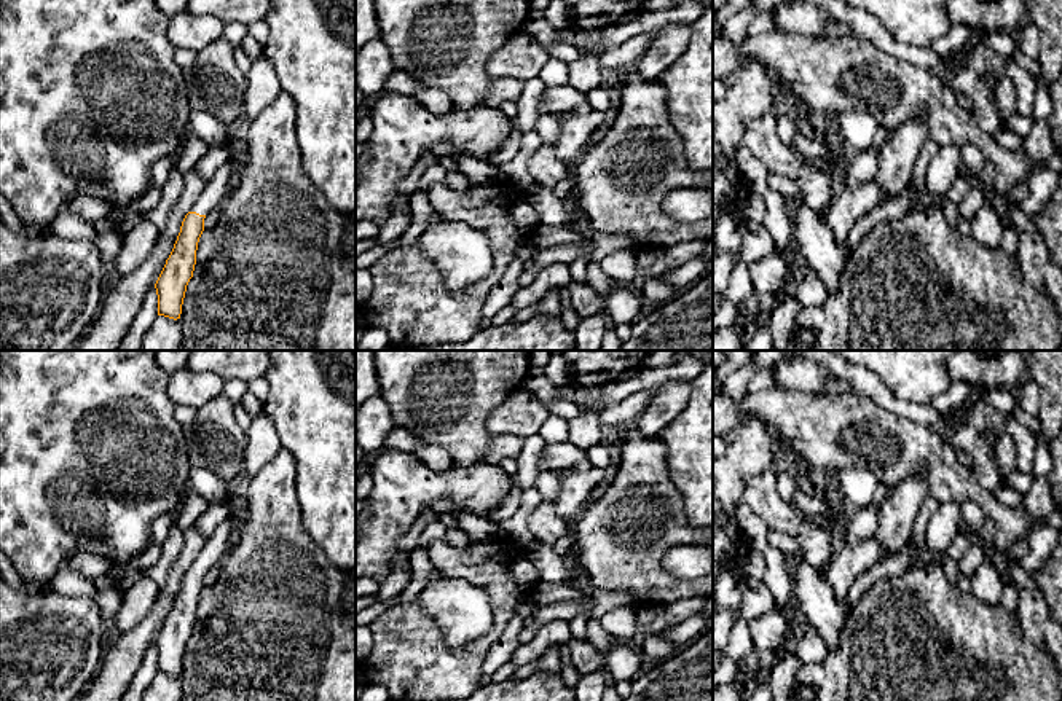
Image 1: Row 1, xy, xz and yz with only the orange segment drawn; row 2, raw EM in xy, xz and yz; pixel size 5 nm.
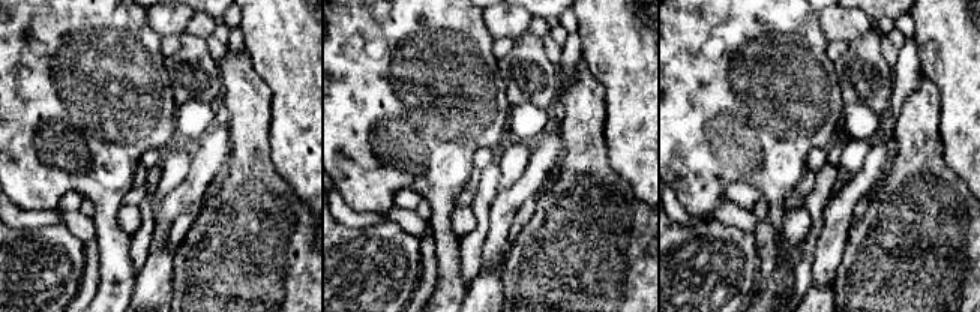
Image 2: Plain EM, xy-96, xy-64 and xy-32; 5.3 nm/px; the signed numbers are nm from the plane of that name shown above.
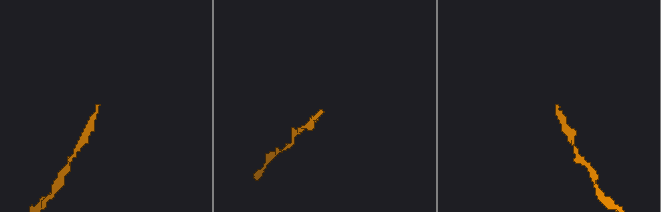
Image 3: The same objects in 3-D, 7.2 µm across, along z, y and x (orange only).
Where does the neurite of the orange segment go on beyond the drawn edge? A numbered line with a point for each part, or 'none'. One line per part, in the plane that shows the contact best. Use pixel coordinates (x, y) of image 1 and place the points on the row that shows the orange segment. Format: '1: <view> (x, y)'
1: xy (220, 185)

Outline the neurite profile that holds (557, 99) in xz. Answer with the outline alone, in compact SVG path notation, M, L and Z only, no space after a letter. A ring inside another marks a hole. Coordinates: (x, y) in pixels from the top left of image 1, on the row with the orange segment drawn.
M571 84L547 86L541 100L541 115L560 115L572 112L587 100L587 94L576 91Z

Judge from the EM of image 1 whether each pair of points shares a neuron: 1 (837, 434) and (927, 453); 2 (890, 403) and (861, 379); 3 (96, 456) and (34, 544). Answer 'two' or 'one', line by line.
1: one
2: one
3: one

